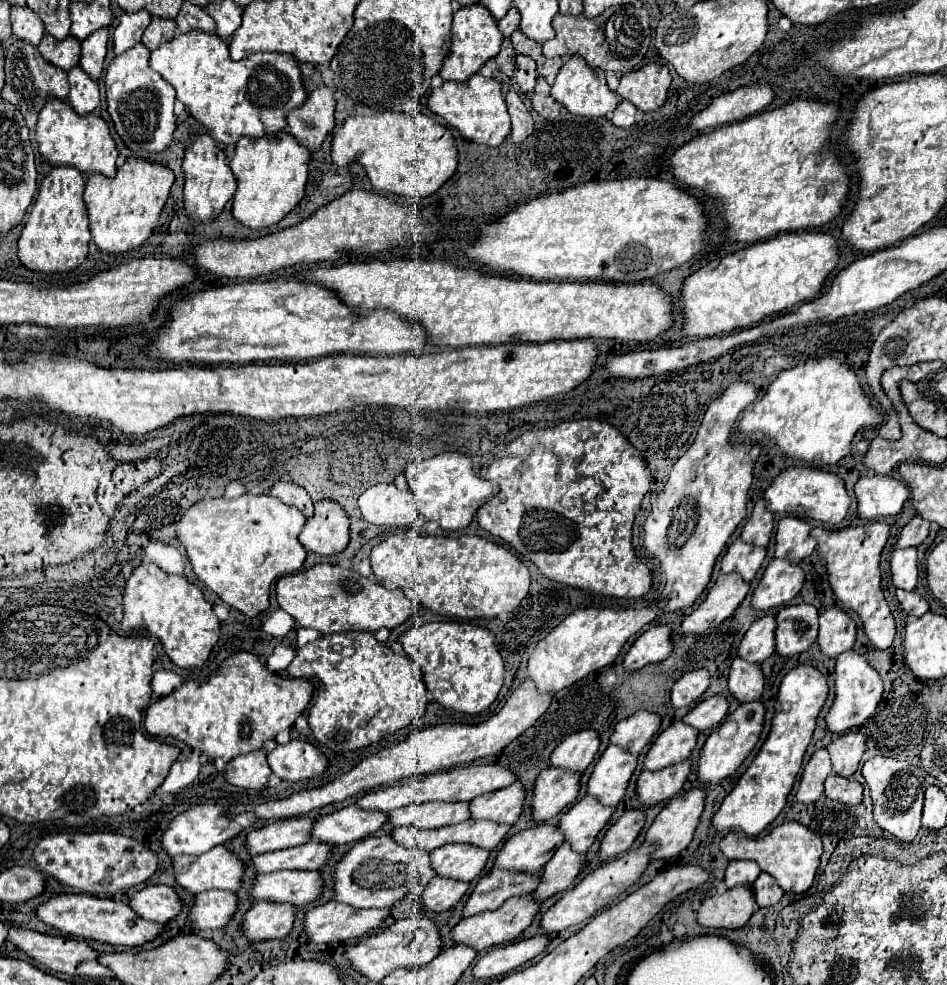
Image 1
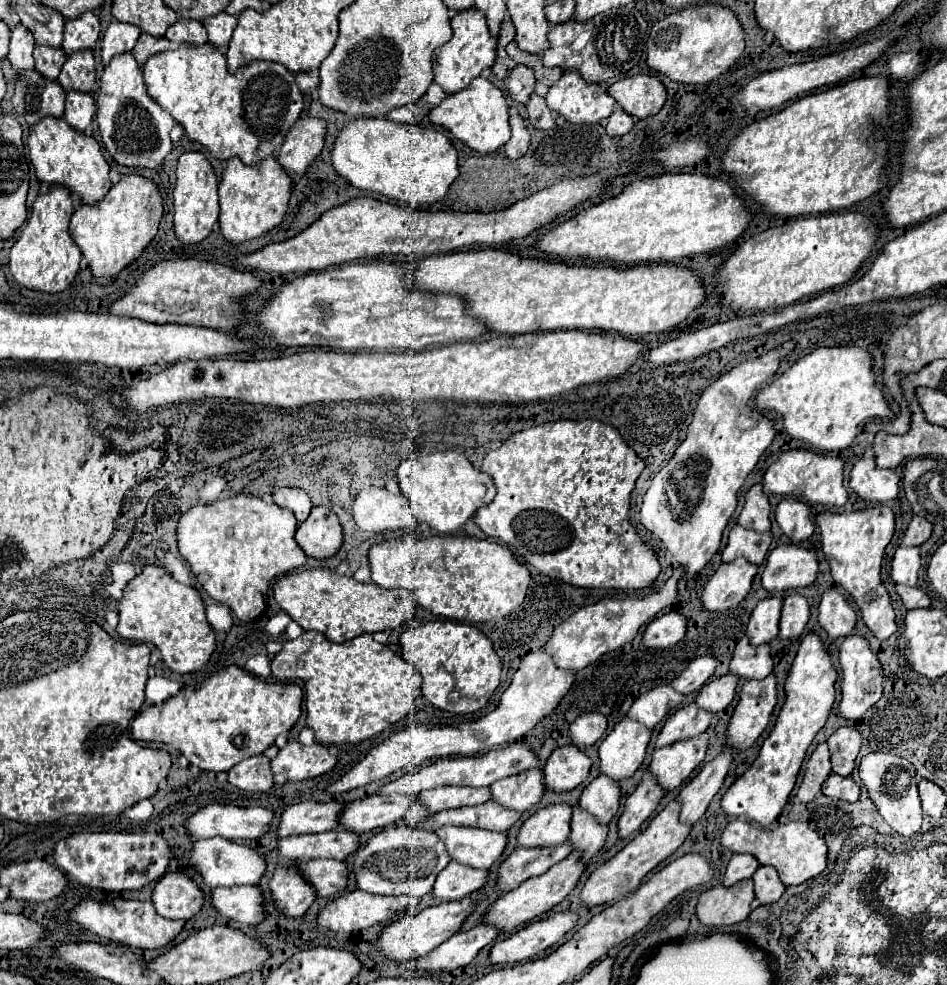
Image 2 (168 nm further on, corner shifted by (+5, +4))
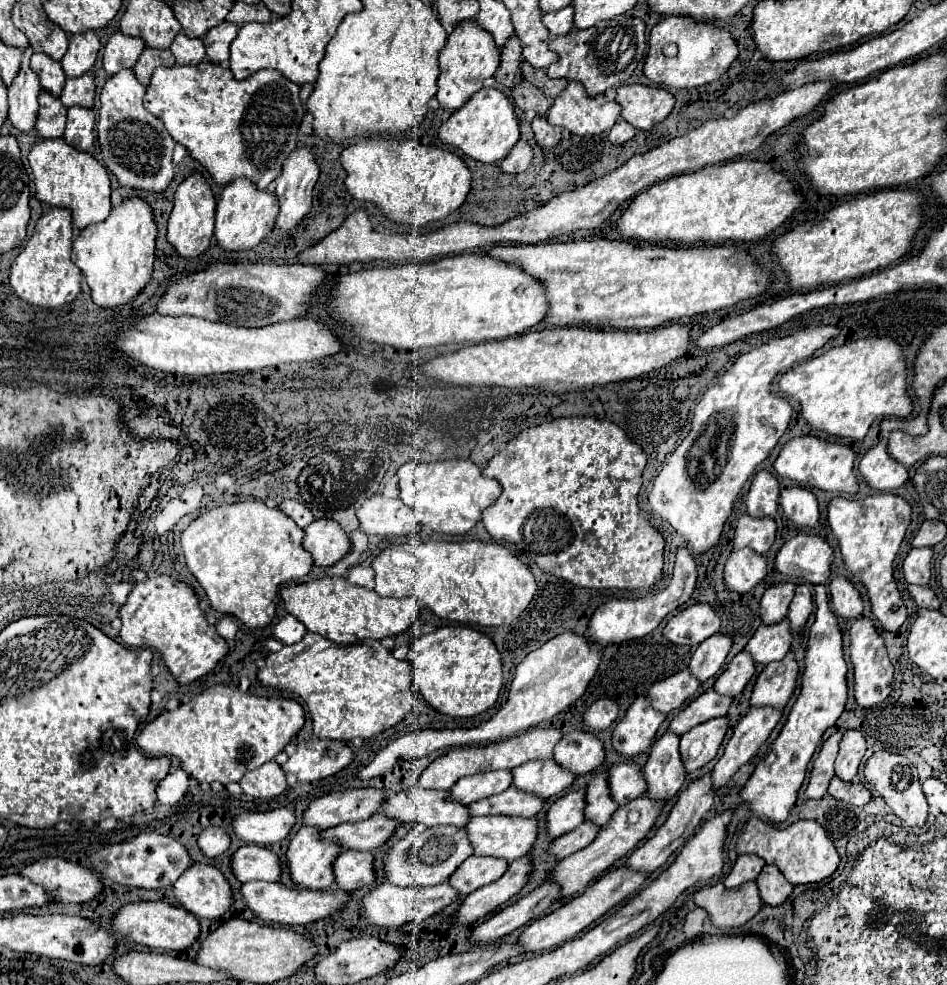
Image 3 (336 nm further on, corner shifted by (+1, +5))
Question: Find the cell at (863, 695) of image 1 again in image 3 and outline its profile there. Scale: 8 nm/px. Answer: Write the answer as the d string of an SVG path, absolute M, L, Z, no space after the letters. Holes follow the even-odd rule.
M857 618L851 626L851 662L855 678L855 700L861 708L871 708L873 704L883 702L891 692L893 682L893 664L889 662L883 638L875 630L869 618Z

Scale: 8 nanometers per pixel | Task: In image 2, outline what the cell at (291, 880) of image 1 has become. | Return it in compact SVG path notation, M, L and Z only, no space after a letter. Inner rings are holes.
M311 859L301 865L307 879L315 885L319 897L331 897L347 887L349 869L345 861L331 859Z

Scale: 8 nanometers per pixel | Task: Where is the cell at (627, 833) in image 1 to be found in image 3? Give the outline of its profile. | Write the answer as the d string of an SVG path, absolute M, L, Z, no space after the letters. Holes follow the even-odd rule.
M665 732L651 748L643 768L647 782L645 796L655 802L671 800L685 782L685 768L679 756L679 736Z

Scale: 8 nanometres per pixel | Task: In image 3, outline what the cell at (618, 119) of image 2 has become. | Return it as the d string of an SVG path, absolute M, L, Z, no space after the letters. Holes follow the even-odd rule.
M619 118L619 122L609 130L607 138L611 144L623 144L623 142L631 140L633 136L635 136L635 128L629 122L625 122L623 118Z

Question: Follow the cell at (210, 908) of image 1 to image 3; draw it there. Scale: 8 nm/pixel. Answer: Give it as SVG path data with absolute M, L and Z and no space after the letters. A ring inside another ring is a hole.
M245 882L241 886L241 896L245 898L245 908L249 908L259 920L267 924L279 924L279 926L297 926L307 924L319 918L327 918L329 914L337 912L347 902L347 892L335 890L335 892L301 892L289 890L287 886L279 882Z

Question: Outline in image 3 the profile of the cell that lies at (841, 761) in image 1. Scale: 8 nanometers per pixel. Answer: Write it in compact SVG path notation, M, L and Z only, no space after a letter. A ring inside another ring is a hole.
M847 730L839 744L839 756L835 760L835 774L845 782L853 780L859 770L859 762L863 754L865 754L863 734L857 730Z

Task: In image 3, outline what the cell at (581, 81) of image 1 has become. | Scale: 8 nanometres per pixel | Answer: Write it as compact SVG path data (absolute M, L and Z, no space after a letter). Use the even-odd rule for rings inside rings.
M569 82L569 86L555 98L547 112L547 120L553 126L567 128L573 134L601 134L613 128L621 114L621 106L615 100L607 100L605 94L591 98L581 82Z

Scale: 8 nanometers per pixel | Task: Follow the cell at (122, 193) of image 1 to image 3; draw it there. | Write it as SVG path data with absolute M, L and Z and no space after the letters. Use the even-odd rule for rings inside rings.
M127 198L111 208L107 220L79 230L73 238L71 260L79 266L91 288L93 302L103 308L127 304L149 282L155 260L157 222L153 208L143 198Z

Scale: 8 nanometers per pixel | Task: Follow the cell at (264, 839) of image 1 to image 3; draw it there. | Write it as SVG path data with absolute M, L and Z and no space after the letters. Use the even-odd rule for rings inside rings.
M359 788L315 798L303 812L303 826L327 830L345 822L367 820L377 812L385 794L377 788Z

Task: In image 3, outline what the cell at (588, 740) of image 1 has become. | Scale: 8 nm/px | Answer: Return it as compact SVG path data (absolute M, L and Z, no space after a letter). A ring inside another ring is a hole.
M609 698L597 700L583 714L583 726L589 732L607 730L615 722L617 714L619 714L619 708L617 708L617 704L613 700L609 700Z

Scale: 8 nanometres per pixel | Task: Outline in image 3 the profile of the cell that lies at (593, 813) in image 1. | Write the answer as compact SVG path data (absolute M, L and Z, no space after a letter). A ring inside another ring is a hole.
M623 762L609 768L609 792L611 798L625 806L631 800L639 798L645 792L645 780L643 772L635 762Z

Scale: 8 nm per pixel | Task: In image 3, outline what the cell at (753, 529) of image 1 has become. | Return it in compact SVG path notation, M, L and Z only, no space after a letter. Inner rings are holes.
M761 470L755 474L749 494L747 494L747 514L753 518L773 518L779 504L779 480L767 472Z

